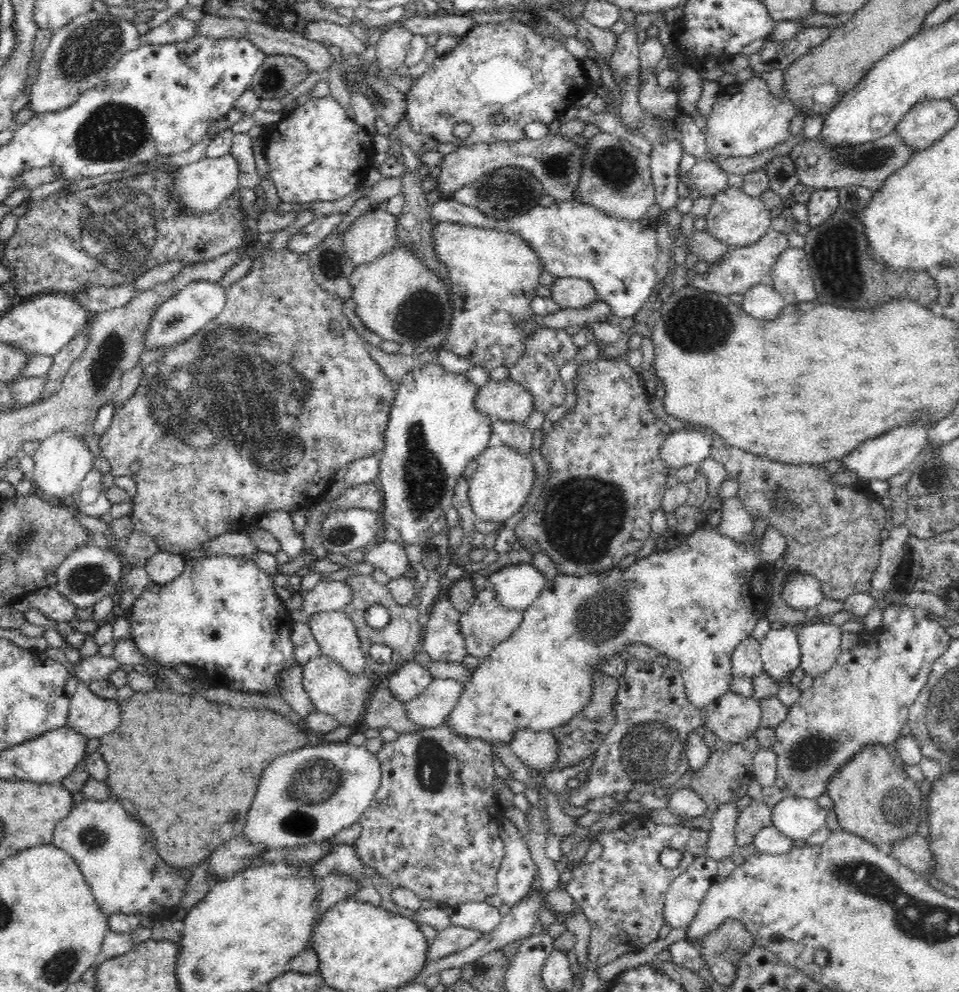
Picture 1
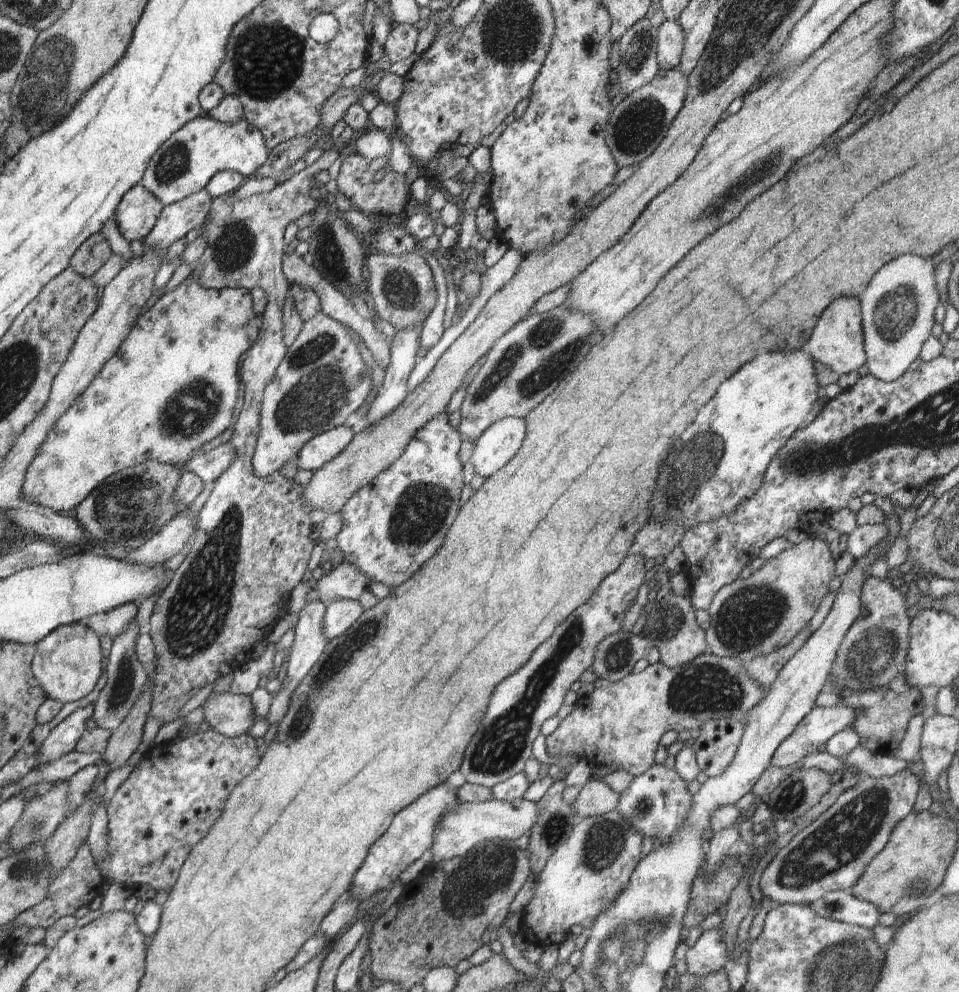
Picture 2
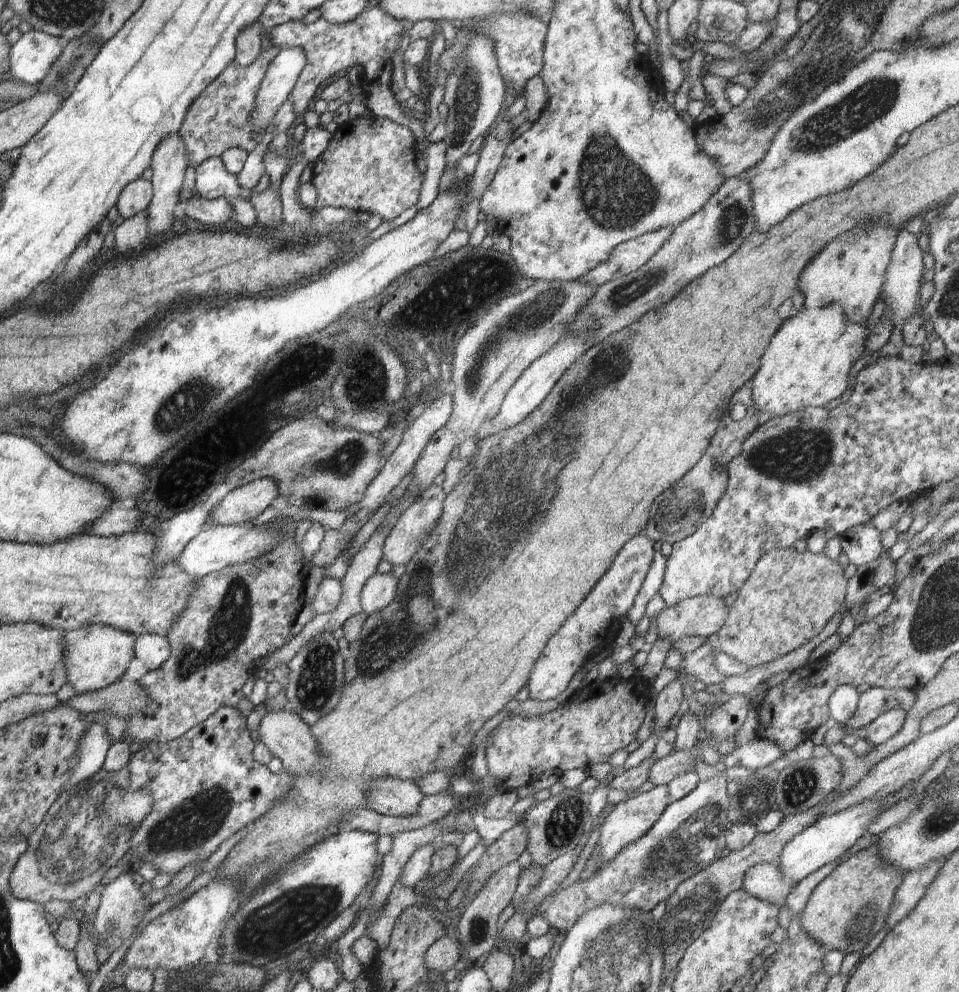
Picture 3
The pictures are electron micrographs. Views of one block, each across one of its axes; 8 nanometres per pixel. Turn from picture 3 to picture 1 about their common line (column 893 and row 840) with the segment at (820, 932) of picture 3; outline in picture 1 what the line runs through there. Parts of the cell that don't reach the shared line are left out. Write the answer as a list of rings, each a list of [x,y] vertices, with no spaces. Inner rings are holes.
[[[881,744],[864,746],[854,754],[854,758],[830,778],[826,793],[832,799],[842,829],[886,851],[893,848],[893,843],[916,835],[918,824],[926,817],[919,787]]]

